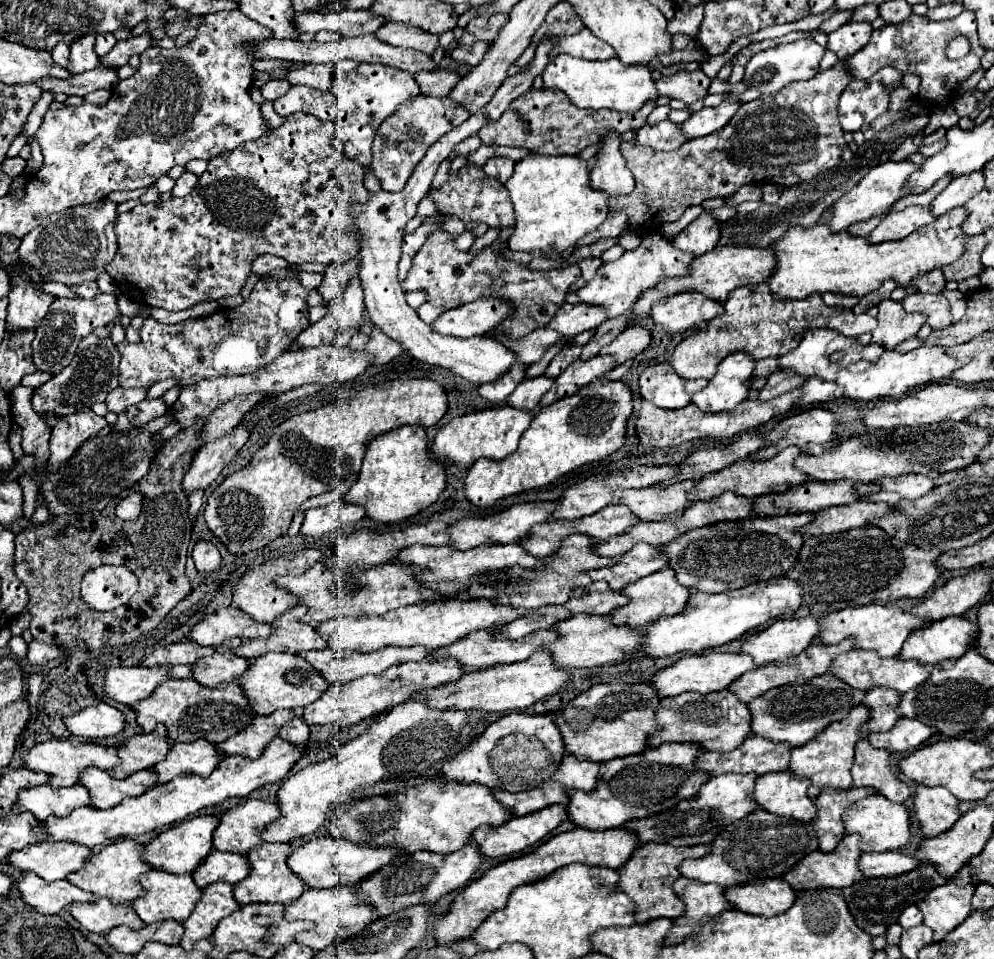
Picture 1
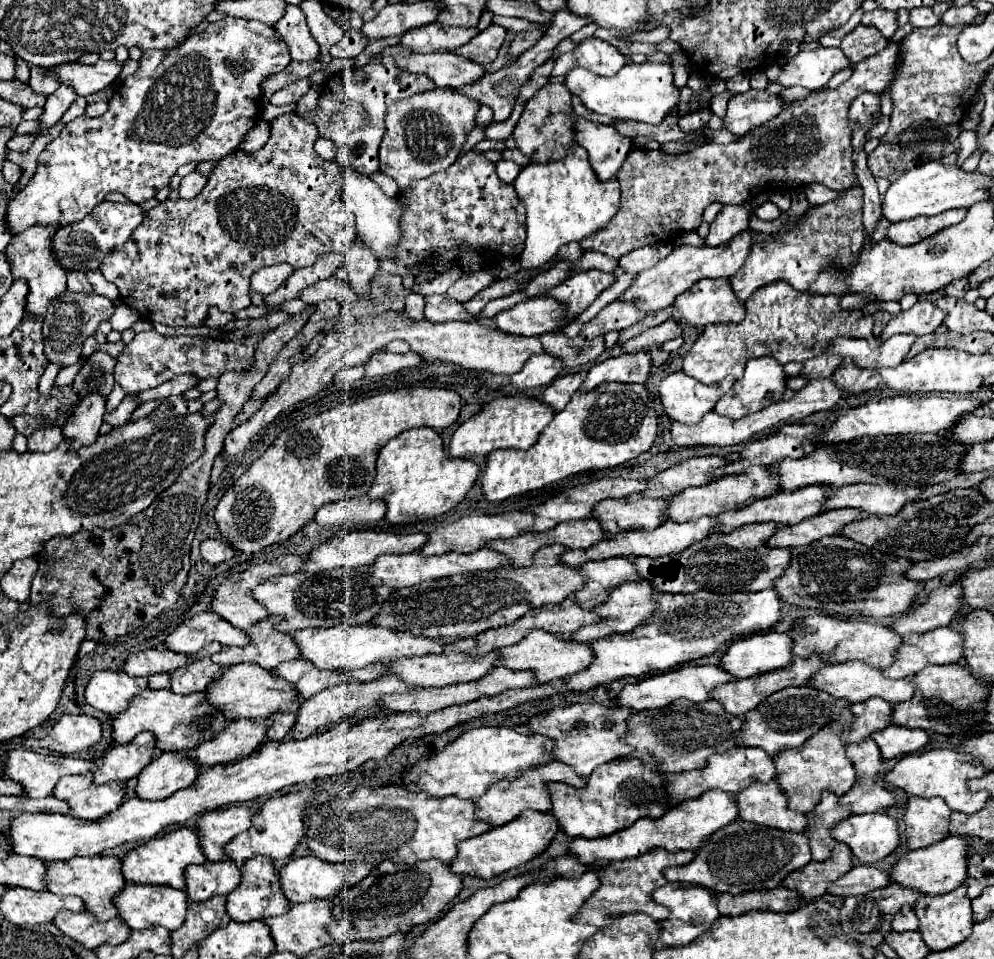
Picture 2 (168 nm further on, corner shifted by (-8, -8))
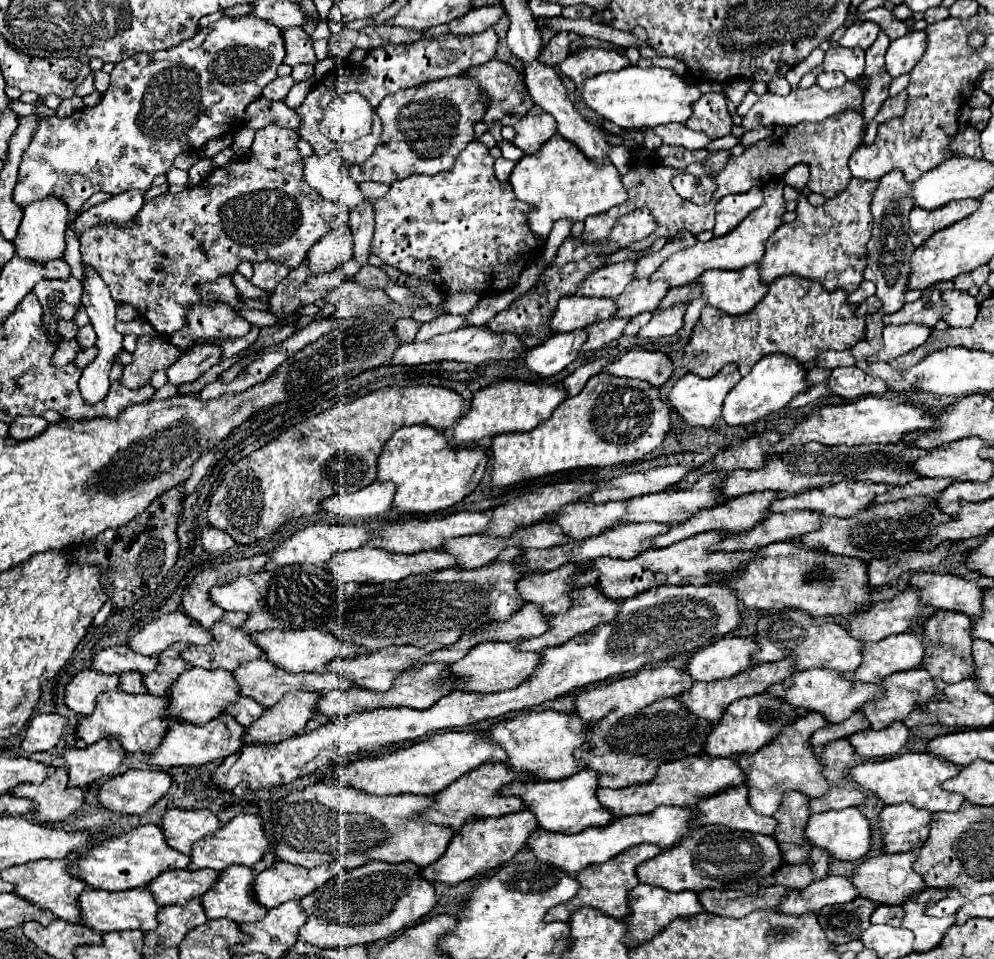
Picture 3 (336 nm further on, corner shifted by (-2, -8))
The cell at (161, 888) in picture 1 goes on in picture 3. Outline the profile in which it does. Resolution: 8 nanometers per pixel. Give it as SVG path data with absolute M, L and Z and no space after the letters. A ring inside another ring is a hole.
M86 888L78 896L80 906L80 924L92 928L94 932L114 932L114 930L152 930L158 926L156 914L160 906L154 902L154 896L146 888L108 892Z

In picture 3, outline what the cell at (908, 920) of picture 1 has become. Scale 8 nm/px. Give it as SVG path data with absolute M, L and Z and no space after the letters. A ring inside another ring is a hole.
M878 906L874 914L870 916L872 924L890 924L890 926L900 926L904 916L902 906Z

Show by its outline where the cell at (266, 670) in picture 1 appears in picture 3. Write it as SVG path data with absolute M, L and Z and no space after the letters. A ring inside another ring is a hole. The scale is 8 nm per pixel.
M190 668L182 672L182 676L178 676L178 680L174 680L174 684L170 686L170 692L166 694L168 706L162 716L180 722L190 722L190 724L206 724L208 720L220 716L234 700L238 700L238 696L240 696L238 684L228 670Z

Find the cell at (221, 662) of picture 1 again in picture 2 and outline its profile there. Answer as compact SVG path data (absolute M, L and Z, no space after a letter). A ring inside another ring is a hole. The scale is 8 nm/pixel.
M196 656L196 662L178 668L172 672L172 692L180 694L192 694L192 692L202 692L222 676L222 666L214 664L210 656Z

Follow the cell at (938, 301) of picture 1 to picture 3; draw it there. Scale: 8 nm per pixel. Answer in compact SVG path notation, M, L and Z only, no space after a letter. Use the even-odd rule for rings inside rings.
M946 290L942 294L946 304L950 306L950 312L944 316L944 322L948 326L966 328L972 326L978 314L978 300L972 298L968 292L962 290Z

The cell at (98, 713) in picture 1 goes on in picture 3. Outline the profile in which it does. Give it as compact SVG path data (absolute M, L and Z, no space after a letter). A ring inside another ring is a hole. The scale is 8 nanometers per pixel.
M36 714L32 716L26 736L22 740L22 750L26 752L42 752L50 750L60 742L60 736L64 734L66 720L60 714Z

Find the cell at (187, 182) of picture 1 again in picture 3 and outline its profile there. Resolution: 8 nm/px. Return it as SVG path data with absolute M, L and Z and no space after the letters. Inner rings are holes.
M200 158L200 160L188 170L188 174L190 174L190 184L188 184L188 186L200 184L206 176L210 176L210 172L214 172L214 168L216 168L216 164L214 164L212 158Z

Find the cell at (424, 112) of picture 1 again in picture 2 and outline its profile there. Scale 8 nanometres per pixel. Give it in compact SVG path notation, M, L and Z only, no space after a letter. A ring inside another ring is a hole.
M434 88L390 106L380 144L380 172L394 178L398 188L404 190L414 180L446 170L456 162L466 136L476 126L478 108L480 104L476 100L460 96L452 88Z

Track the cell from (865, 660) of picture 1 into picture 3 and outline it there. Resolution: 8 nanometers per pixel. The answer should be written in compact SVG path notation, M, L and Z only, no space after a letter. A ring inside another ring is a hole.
M810 668L804 672L796 672L794 676L788 676L780 684L772 684L766 692L772 694L774 698L790 702L790 706L794 706L794 708L822 712L822 716L826 716L828 724L832 724L832 722L838 724L838 722L846 720L848 716L852 716L852 712L860 710L866 702L878 700L884 690L878 684L864 684L864 682L846 680L838 672L828 670L828 668Z

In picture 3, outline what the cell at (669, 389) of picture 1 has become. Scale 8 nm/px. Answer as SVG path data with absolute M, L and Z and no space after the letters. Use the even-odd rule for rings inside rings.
M728 364L724 366L716 376L704 380L704 378L698 378L696 374L686 374L682 380L678 380L674 384L674 388L670 390L668 394L668 404L684 418L684 422L688 422L690 426L702 426L702 428L710 428L714 426L720 416L722 416L722 404L724 404L724 398L726 394L738 384L740 380L740 372L738 372L738 366L736 364Z

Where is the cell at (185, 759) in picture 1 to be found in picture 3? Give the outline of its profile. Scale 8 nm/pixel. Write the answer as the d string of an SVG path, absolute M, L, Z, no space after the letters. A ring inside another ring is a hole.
M128 770L100 784L96 798L106 812L144 814L168 792L170 782L162 770Z

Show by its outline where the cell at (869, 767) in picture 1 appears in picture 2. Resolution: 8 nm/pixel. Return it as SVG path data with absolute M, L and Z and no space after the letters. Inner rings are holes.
M872 738L862 740L860 744L848 744L846 754L852 760L858 780L852 792L846 792L840 798L840 804L850 804L854 814L880 812L896 804L896 794L878 782L878 772L882 766L880 748Z

